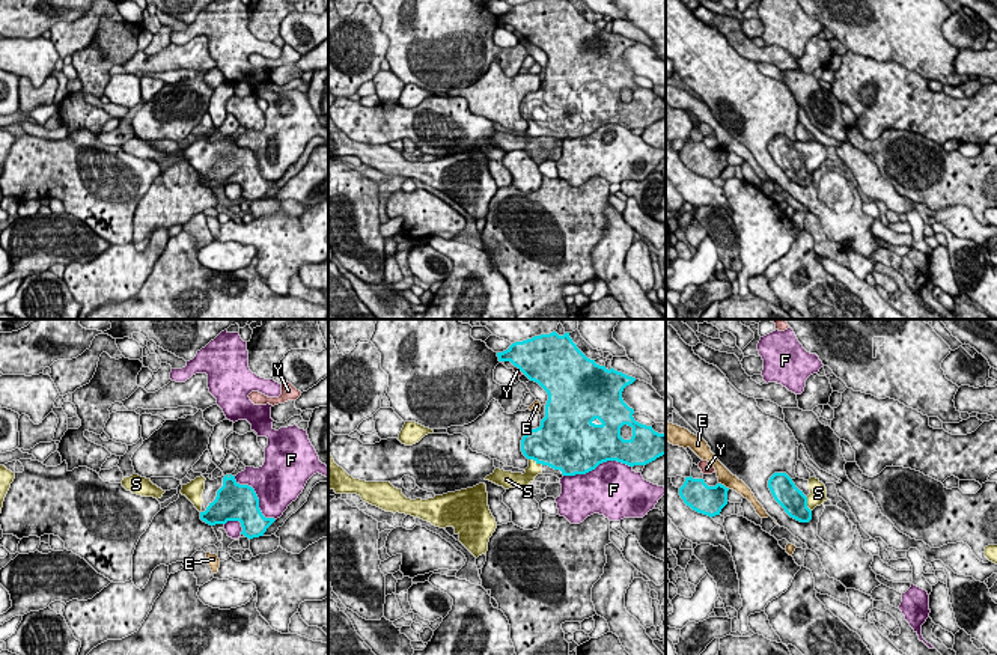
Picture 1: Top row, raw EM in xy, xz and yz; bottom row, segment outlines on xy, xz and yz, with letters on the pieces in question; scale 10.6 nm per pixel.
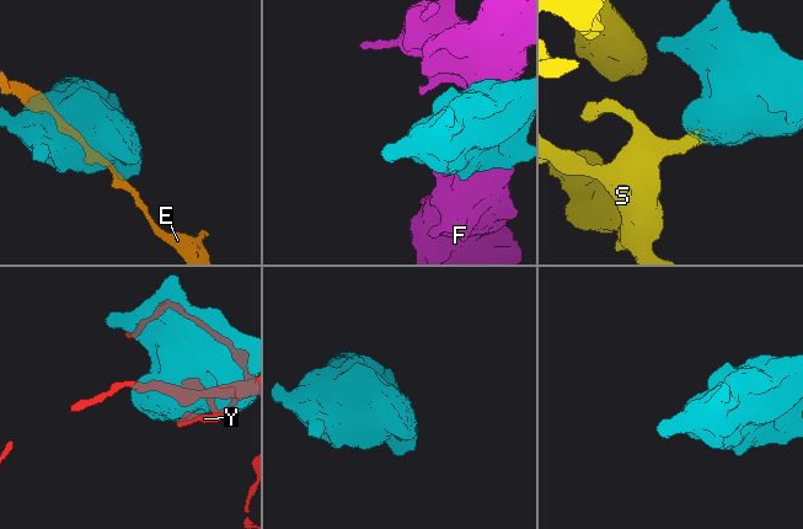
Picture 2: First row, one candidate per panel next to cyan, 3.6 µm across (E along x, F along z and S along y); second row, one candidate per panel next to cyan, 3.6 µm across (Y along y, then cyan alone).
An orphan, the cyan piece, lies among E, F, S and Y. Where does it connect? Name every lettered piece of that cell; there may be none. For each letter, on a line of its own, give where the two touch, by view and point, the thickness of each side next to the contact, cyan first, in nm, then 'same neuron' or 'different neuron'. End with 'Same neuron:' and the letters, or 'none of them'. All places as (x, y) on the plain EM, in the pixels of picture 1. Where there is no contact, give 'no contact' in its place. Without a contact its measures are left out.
E: meets cyan in yz at (723, 148); 320 nm thick on the cyan side, 160 nm on the other; different neuron
F: meets cyan in xz at (597, 128); 500 nm thick on the cyan side, 500 nm on the other; different neuron
S: meets cyan in xz at (536, 124); 460 nm thick on the cyan side, 140 nm on the other; same neuron
Y: meets cyan in xz at (520, 32); 480 nm thick on the cyan side, 70 nm on the other; different neuron
Same neuron: S

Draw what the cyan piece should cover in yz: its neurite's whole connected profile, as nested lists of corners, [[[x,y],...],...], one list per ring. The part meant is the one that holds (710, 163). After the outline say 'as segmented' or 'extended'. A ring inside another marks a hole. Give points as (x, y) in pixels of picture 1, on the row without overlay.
[[[685,140],[684,148],[679,151],[679,158],[687,169],[693,173],[715,179],[727,167],[727,154],[721,146],[708,149],[703,142]]] | as segmented

